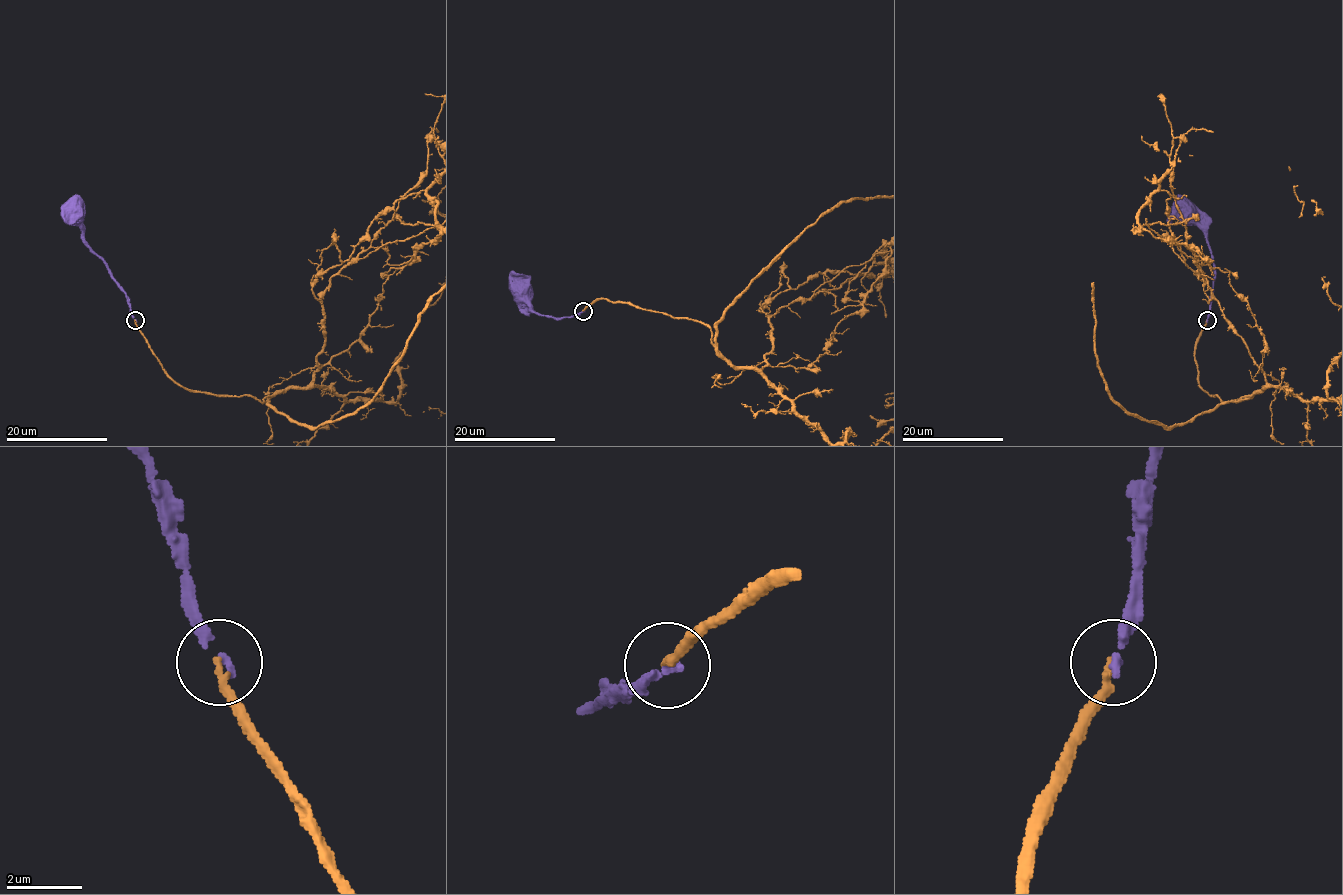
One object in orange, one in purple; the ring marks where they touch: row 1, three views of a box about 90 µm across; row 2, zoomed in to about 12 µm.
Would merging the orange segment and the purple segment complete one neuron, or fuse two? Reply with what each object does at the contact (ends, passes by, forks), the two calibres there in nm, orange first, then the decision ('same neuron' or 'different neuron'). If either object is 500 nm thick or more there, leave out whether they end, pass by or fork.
orange ends | purple ends | 180/200 nm | different neuron

